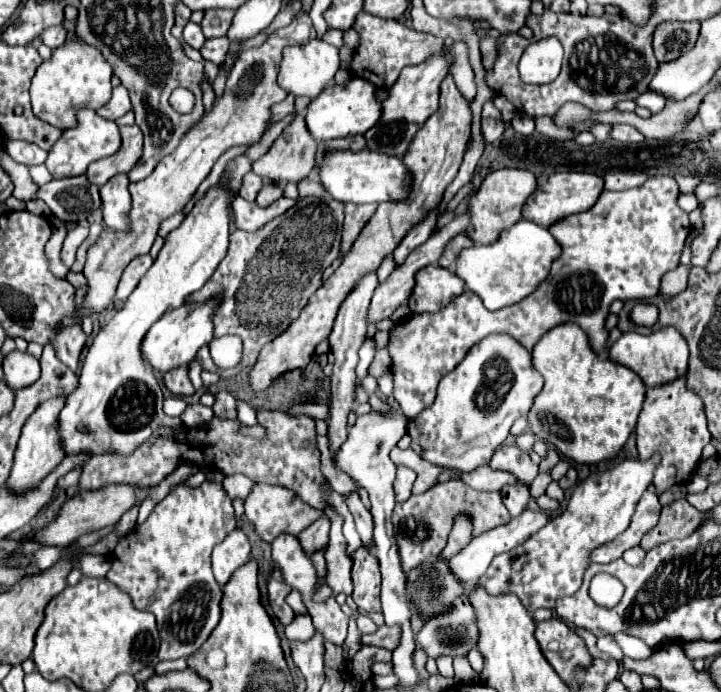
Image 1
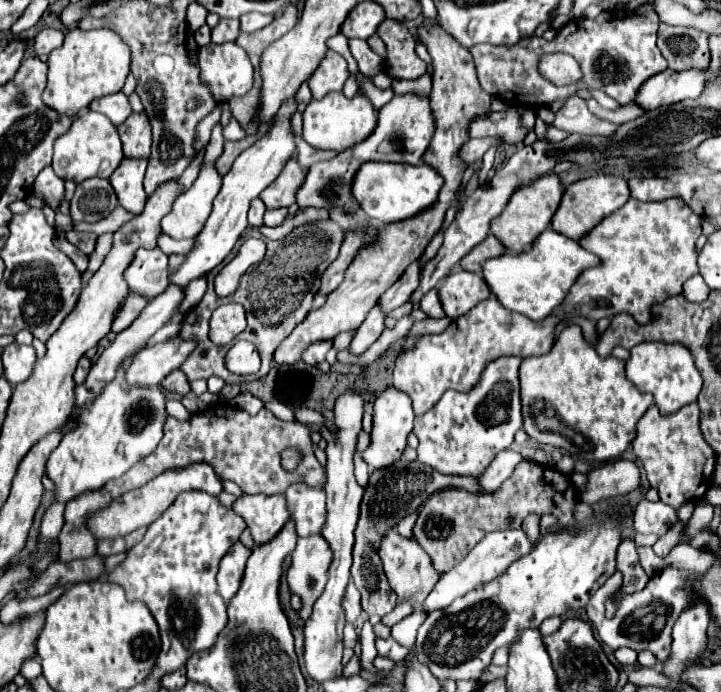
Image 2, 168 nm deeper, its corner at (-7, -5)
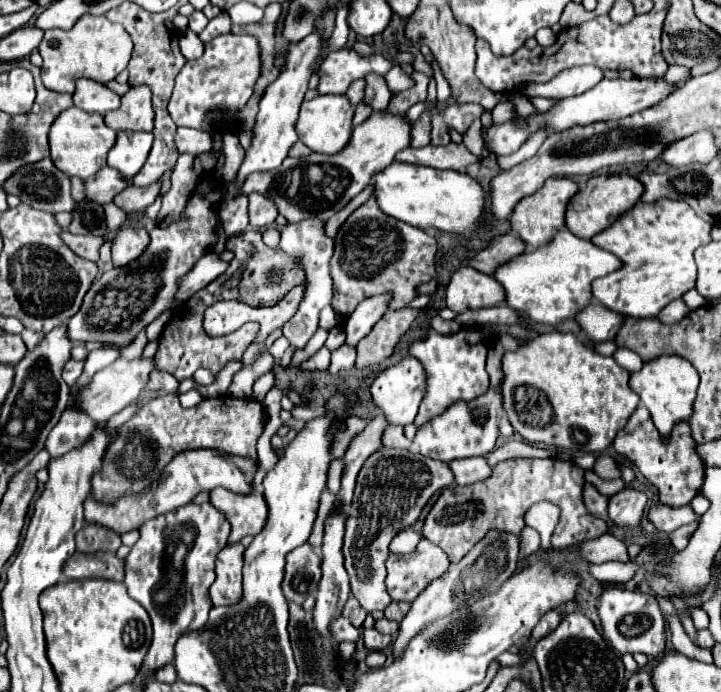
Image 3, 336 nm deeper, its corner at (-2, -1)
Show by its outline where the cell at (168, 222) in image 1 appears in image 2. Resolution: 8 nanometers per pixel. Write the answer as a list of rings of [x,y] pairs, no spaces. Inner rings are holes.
[[[218,123],[218,125],[212,129],[212,137],[210,137],[210,143],[208,143],[208,147],[206,147],[206,155],[204,155],[204,163],[202,163],[202,169],[200,169],[200,173],[198,173],[198,179],[194,181],[194,185],[192,185],[186,193],[182,193],[182,195],[174,201],[170,213],[166,213],[166,215],[162,217],[162,221],[160,221],[162,231],[164,231],[166,235],[170,235],[172,239],[192,239],[192,237],[196,237],[196,233],[200,233],[200,229],[202,229],[206,217],[210,215],[210,211],[212,211],[212,201],[214,201],[214,197],[216,197],[216,193],[220,191],[220,185],[222,185],[222,177],[220,177],[220,173],[218,173],[216,167],[214,167],[216,159],[218,159],[220,153],[222,153],[222,143],[224,143],[222,125]]]

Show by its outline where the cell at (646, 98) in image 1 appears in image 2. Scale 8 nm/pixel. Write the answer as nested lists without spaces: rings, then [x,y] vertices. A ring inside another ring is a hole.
[[[588,99],[586,105],[588,105],[588,109],[590,109],[592,113],[596,113],[600,119],[608,119],[608,121],[614,121],[614,123],[618,123],[618,125],[620,125],[620,123],[626,123],[626,121],[632,121],[632,119],[636,119],[636,117],[640,117],[640,115],[646,113],[646,111],[640,109],[640,105],[636,105],[636,103],[618,107],[618,109],[614,109],[614,111],[600,107],[594,99]]]

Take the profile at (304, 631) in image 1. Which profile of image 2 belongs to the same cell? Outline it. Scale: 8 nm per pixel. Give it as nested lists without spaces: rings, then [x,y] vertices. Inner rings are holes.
[[[320,533],[298,539],[292,553],[292,567],[288,569],[288,585],[294,595],[302,599],[300,617],[306,621],[312,615],[312,605],[326,585],[326,573],[332,563],[332,551]]]

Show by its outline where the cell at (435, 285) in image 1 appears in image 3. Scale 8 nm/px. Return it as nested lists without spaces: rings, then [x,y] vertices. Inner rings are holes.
[[[461,267],[453,273],[451,283],[447,285],[447,307],[455,313],[467,309],[485,309],[495,307],[505,301],[505,289],[495,277],[483,275],[477,269]]]

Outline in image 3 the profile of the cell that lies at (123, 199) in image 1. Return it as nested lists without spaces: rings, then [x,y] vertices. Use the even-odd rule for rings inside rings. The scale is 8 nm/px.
[[[143,131],[117,133],[117,143],[109,151],[107,165],[121,171],[127,179],[133,179],[133,175],[147,161],[151,145],[153,145],[153,133]]]

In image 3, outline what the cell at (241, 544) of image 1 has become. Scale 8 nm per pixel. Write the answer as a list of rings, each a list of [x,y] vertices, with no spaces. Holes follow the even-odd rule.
[[[241,543],[227,545],[221,549],[217,557],[217,579],[213,581],[209,595],[213,607],[217,605],[235,605],[243,599],[243,587],[241,587],[241,569],[243,569],[243,551],[245,547]]]

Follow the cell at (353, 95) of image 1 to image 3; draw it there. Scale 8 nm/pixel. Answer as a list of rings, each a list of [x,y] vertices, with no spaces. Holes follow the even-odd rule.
[[[319,95],[311,101],[303,101],[295,129],[299,133],[299,141],[303,141],[315,153],[339,153],[351,137],[351,119],[353,109],[345,95]]]

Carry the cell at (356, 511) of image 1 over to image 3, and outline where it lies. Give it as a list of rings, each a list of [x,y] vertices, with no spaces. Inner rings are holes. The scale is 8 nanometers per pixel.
[[[421,539],[413,555],[389,555],[387,591],[393,601],[413,601],[433,579],[449,567],[449,557],[427,539]]]

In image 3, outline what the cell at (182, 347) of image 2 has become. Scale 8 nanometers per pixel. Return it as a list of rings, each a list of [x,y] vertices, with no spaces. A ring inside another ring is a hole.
[[[117,359],[107,369],[95,373],[87,389],[79,389],[79,393],[75,393],[73,405],[79,405],[79,409],[83,409],[83,413],[87,413],[95,423],[105,423],[111,415],[123,411],[127,405],[137,401],[141,389],[147,385],[151,371],[153,371],[153,359],[135,359],[135,361]]]

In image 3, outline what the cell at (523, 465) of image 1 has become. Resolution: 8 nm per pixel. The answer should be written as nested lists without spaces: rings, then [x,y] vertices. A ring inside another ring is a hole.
[[[467,457],[467,459],[455,459],[447,463],[449,469],[455,475],[457,485],[471,485],[475,481],[483,481],[491,475],[491,469],[487,467],[485,457]]]

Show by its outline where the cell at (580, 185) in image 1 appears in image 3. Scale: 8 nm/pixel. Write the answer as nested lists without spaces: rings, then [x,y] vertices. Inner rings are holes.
[[[595,175],[587,181],[587,185],[573,197],[567,209],[567,229],[577,237],[591,239],[611,223],[615,223],[623,213],[633,209],[643,195],[643,183],[631,175]]]

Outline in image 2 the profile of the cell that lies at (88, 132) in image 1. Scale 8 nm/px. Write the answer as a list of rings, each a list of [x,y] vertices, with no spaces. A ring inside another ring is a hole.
[[[84,111],[74,119],[72,127],[62,137],[56,139],[52,167],[54,167],[54,173],[64,181],[80,183],[88,177],[108,179],[122,159],[124,159],[122,143],[116,133],[116,127],[108,121],[108,117],[96,111]]]

